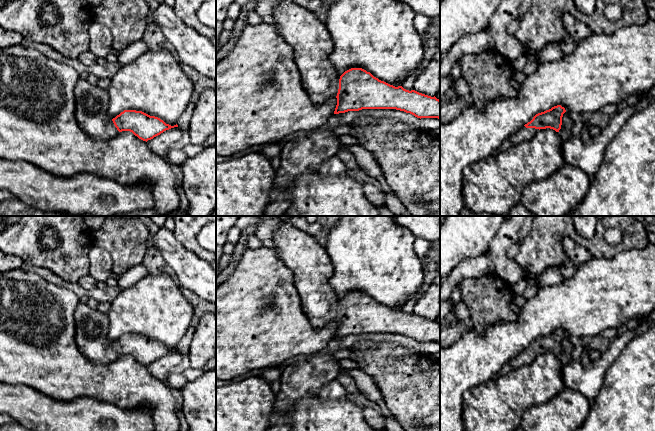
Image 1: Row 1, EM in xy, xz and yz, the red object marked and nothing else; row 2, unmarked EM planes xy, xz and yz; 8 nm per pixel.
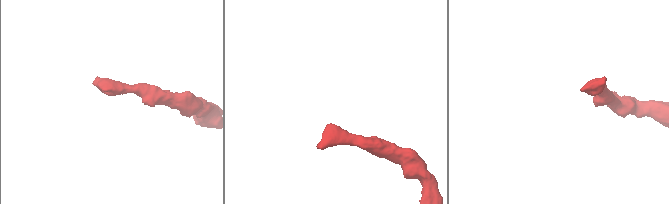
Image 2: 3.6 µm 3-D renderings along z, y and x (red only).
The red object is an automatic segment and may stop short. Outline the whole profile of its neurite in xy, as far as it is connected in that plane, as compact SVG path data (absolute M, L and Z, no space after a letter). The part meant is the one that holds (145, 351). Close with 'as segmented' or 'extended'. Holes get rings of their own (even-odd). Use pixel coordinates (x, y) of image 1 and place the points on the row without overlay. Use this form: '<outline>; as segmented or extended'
M80 302L74 313L75 341L79 350L91 362L108 364L119 356L130 355L143 365L148 365L178 349L166 348L158 341L142 335L124 334L115 342L108 339L110 320L107 314Z; extended

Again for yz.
M557 329L549 334L538 337L530 346L512 356L508 364L512 369L517 369L523 365L530 364L540 353L550 352L559 356L565 336L564 331Z; extended

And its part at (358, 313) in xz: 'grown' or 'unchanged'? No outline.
grown

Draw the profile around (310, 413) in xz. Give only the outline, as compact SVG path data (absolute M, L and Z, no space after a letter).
M306 395L297 401L288 415L289 431L376 431L364 418L362 408L343 398L321 400L318 395Z

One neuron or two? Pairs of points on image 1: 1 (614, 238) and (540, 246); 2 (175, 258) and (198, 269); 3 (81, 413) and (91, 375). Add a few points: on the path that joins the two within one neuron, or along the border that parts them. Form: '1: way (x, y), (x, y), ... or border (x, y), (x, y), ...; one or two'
1: border (623, 233), (617, 228), (609, 228), (604, 239); two
2: way (181, 261), (192, 269); one
3: border (62, 400), (89, 397), (108, 403); two

